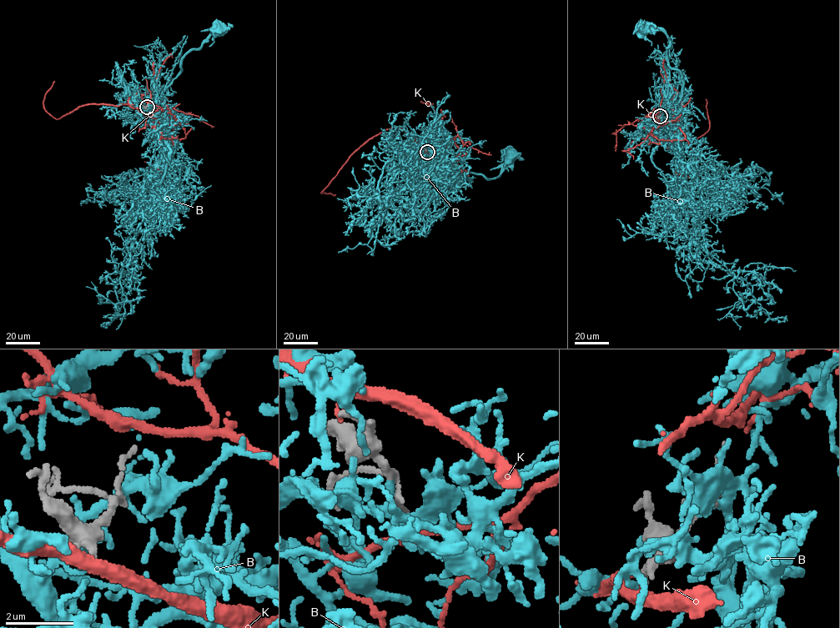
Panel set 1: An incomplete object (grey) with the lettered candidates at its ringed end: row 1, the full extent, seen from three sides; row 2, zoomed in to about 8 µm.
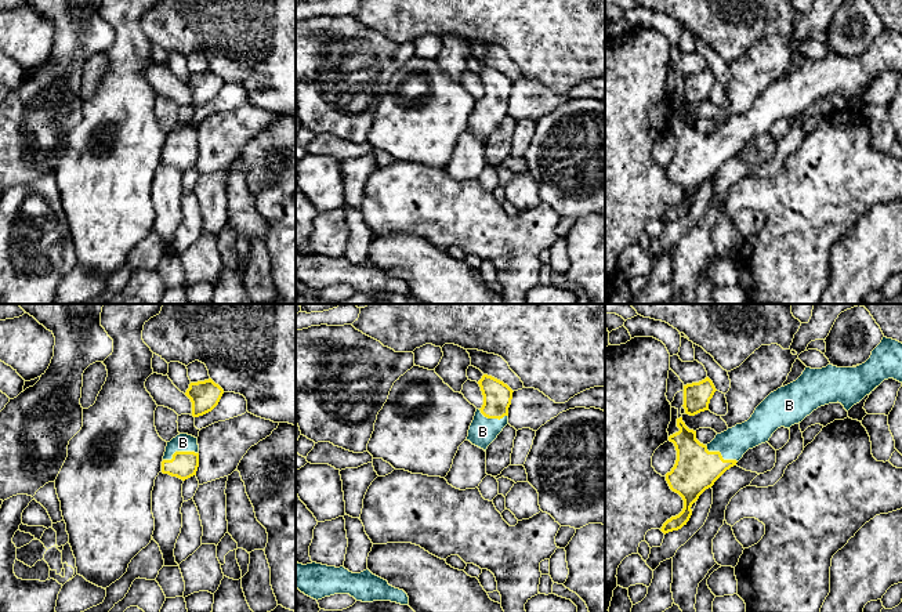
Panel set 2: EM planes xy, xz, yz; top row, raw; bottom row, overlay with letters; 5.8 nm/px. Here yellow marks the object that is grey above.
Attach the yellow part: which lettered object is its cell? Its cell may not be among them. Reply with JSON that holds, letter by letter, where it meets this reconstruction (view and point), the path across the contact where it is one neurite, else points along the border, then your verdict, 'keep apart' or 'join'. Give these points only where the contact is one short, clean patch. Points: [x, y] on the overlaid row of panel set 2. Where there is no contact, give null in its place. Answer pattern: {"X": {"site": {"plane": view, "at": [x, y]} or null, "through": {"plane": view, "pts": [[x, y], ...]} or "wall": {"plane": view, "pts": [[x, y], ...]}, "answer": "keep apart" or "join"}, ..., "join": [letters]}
{"B": {"site": {"plane": "xy", "at": [180, 452]}, "through": {"plane": "xy", "pts": [[184, 464], [180, 452], [183, 442]]}, "answer": "join"}, "K": {"site": null, "answer": "keep apart"}, "join": ["B"]}

